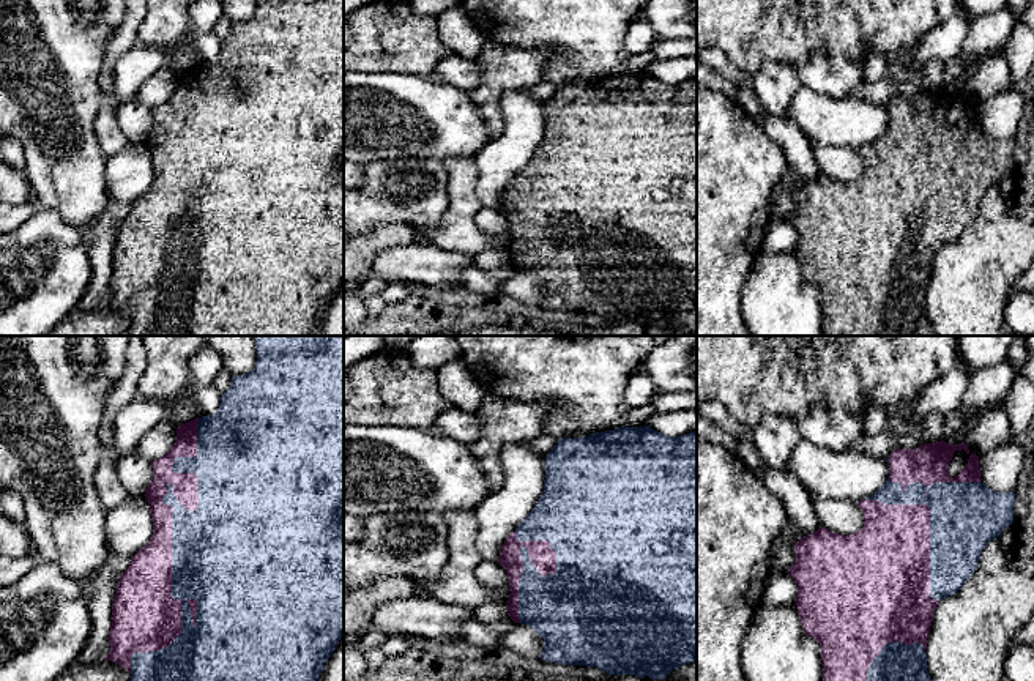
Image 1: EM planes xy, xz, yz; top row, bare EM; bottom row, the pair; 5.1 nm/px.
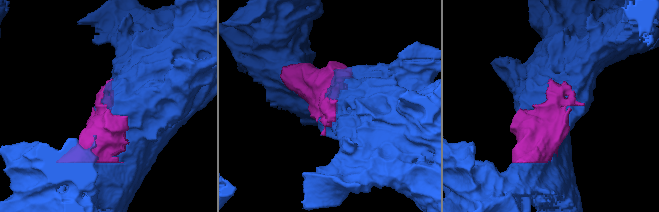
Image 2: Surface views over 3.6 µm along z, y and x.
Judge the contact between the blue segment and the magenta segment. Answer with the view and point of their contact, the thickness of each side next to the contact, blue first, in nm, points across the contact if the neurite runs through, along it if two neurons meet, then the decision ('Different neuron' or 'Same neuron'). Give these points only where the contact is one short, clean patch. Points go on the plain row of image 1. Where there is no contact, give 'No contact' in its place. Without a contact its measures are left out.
Touches blue at xy (172, 158). Thickness 380 nm (blue) against 160 nm. Same neuron

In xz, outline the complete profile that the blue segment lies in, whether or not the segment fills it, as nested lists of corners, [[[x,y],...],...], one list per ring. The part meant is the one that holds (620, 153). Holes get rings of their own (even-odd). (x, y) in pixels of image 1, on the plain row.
[[[618,74],[583,85],[561,85],[545,102],[544,137],[525,167],[506,184],[498,210],[509,224],[508,262],[531,273],[542,285],[541,306],[564,312],[596,314],[608,322],[664,326],[671,317],[697,306],[697,77],[667,84],[643,74]]]

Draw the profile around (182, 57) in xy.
[[[177,43],[169,49],[169,66],[175,73],[186,71],[194,66],[195,52],[191,44]]]

